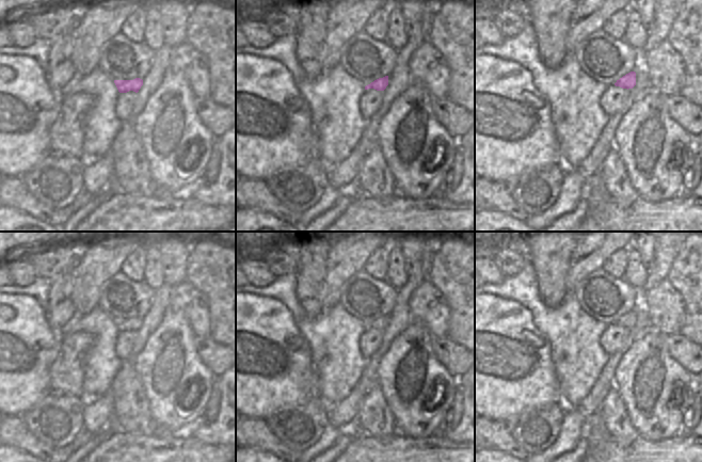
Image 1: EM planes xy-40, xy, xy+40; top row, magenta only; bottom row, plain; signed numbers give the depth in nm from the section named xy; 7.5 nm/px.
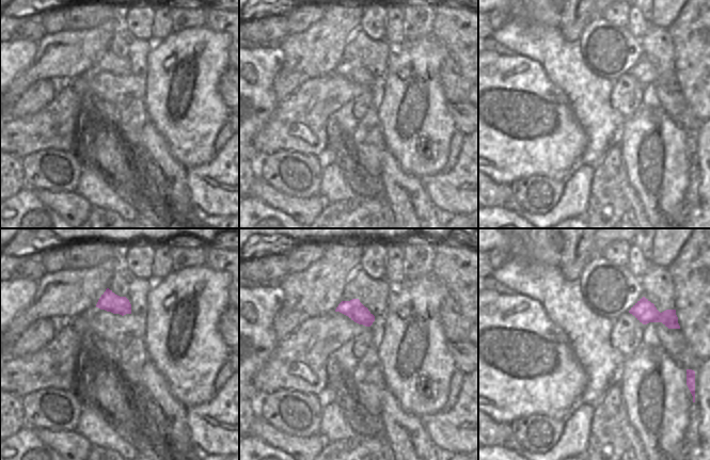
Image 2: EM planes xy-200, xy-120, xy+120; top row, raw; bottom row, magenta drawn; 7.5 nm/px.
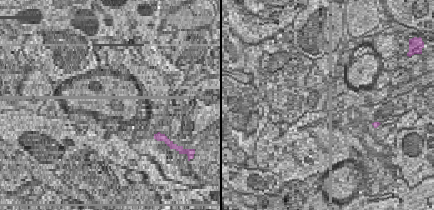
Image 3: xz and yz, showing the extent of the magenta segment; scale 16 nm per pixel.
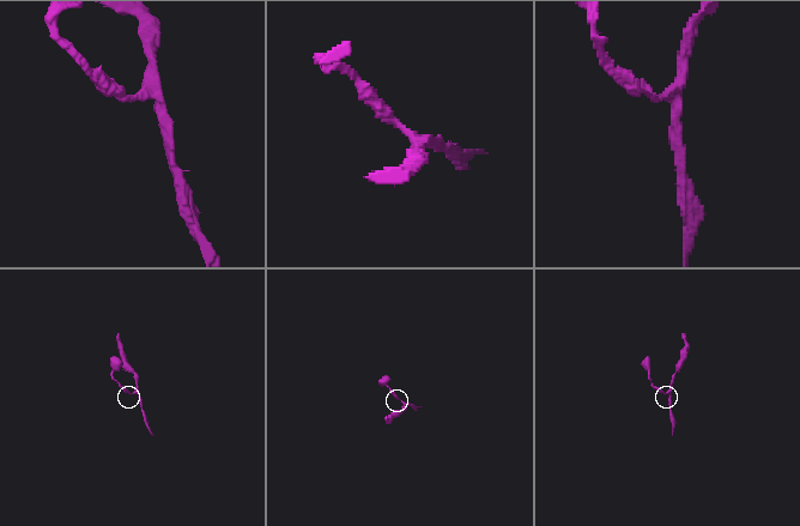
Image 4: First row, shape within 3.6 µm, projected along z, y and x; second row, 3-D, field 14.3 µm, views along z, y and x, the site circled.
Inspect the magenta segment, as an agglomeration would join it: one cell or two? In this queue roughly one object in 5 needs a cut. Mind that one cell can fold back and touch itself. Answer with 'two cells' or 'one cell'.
one cell

